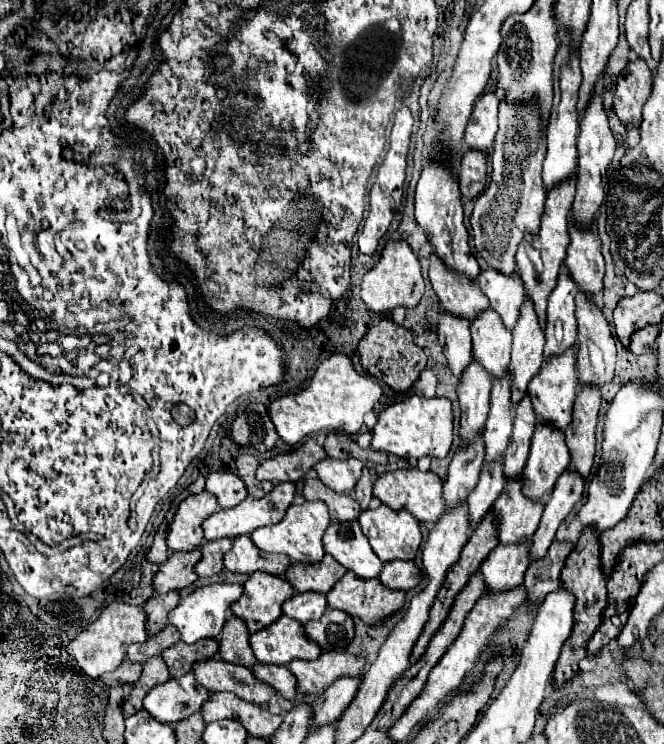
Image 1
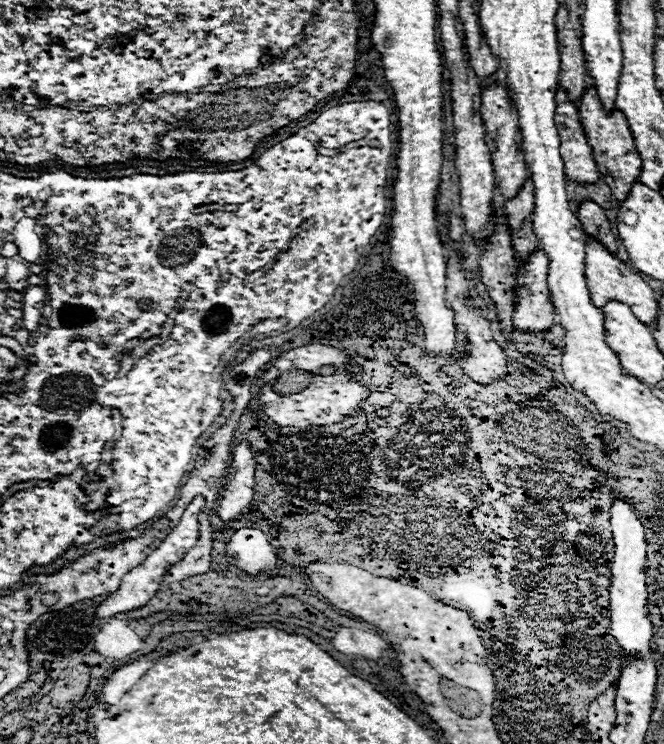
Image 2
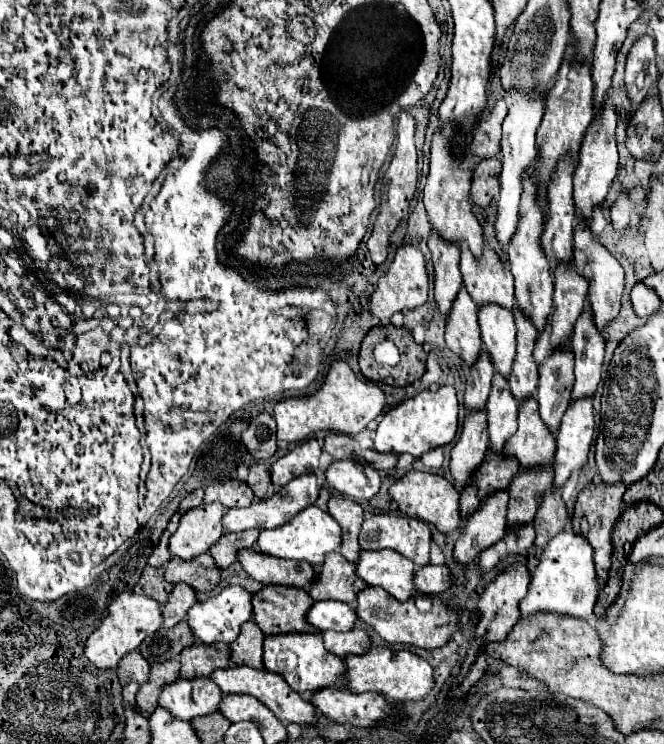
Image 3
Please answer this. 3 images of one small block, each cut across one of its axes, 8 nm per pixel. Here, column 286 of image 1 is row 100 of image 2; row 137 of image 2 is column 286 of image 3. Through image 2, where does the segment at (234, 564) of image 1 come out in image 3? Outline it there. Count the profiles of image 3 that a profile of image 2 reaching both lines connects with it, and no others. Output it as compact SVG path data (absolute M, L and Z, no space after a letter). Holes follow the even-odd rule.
M242 548L238 552L238 562L244 572L262 584L284 584L306 588L314 580L314 566L298 560L280 560L260 554L252 548Z

